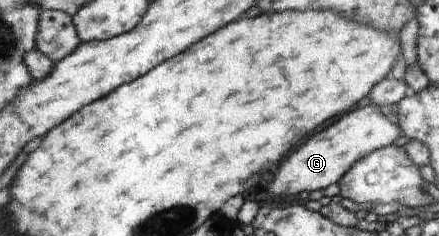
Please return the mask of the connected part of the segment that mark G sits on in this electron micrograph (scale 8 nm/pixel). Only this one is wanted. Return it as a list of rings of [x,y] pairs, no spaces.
[[[372,104],[355,109],[329,125],[325,131],[311,135],[299,149],[295,149],[285,163],[281,163],[273,183],[269,185],[271,195],[297,195],[301,191],[321,191],[332,184],[339,184],[345,173],[362,158],[377,149],[392,145],[403,135],[402,130]]]

